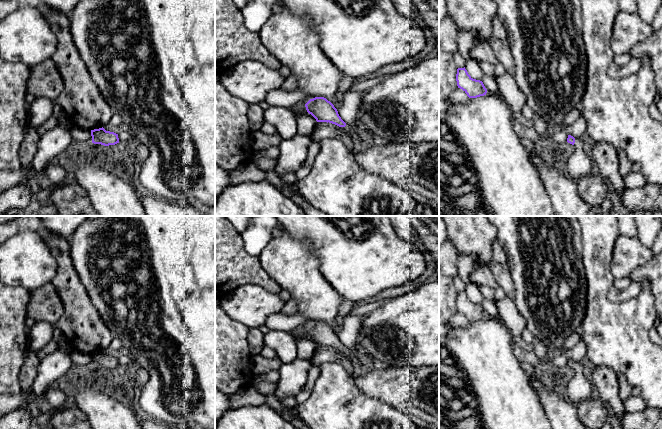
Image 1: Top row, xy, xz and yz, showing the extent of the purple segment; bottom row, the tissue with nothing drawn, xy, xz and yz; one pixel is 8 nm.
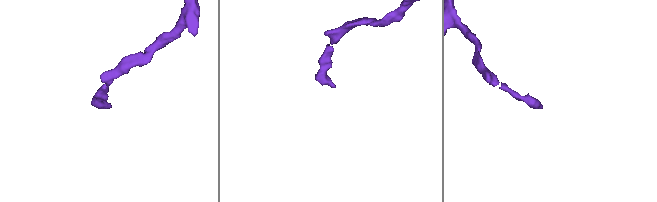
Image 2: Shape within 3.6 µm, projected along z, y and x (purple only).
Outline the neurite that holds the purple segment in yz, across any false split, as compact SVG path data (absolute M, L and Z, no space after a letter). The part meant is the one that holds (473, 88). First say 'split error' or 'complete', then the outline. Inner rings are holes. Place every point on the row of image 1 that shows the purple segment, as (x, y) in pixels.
complete | M465 67L457 69L456 81L458 88L462 89L469 98L477 98L487 93L483 82L473 79Z

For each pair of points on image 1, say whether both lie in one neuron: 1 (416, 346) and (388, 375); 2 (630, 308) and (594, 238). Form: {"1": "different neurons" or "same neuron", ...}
{"1": "different neurons", "2": "same neuron"}

